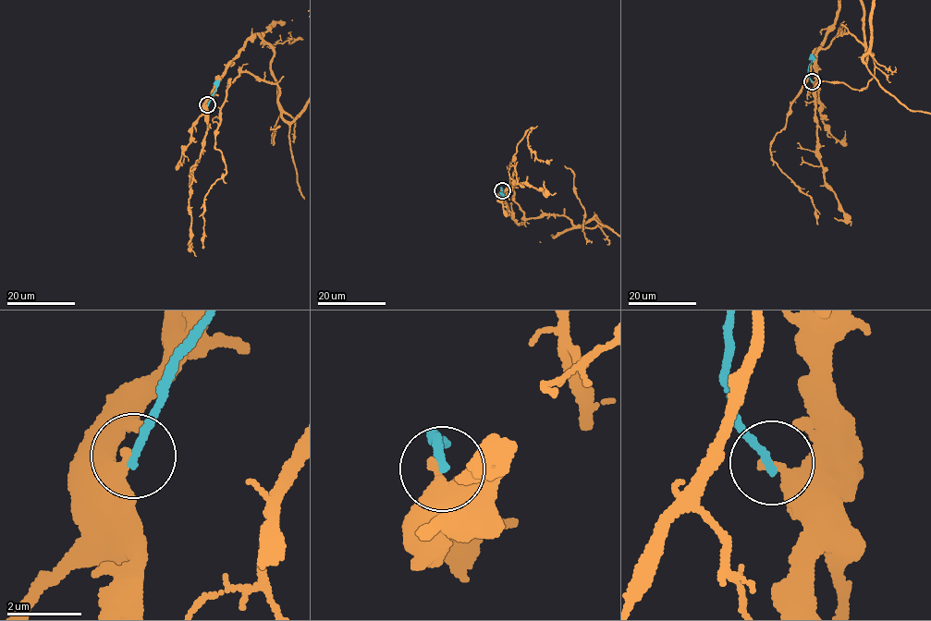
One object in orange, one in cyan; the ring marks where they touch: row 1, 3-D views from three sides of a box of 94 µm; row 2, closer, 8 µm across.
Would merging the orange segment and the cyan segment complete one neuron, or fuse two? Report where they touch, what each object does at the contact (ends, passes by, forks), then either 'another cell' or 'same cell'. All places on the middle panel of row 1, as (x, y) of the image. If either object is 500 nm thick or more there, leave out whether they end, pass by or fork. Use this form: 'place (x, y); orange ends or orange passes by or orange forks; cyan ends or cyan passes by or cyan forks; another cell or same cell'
place (502, 190); orange ends; cyan ends; another cell

